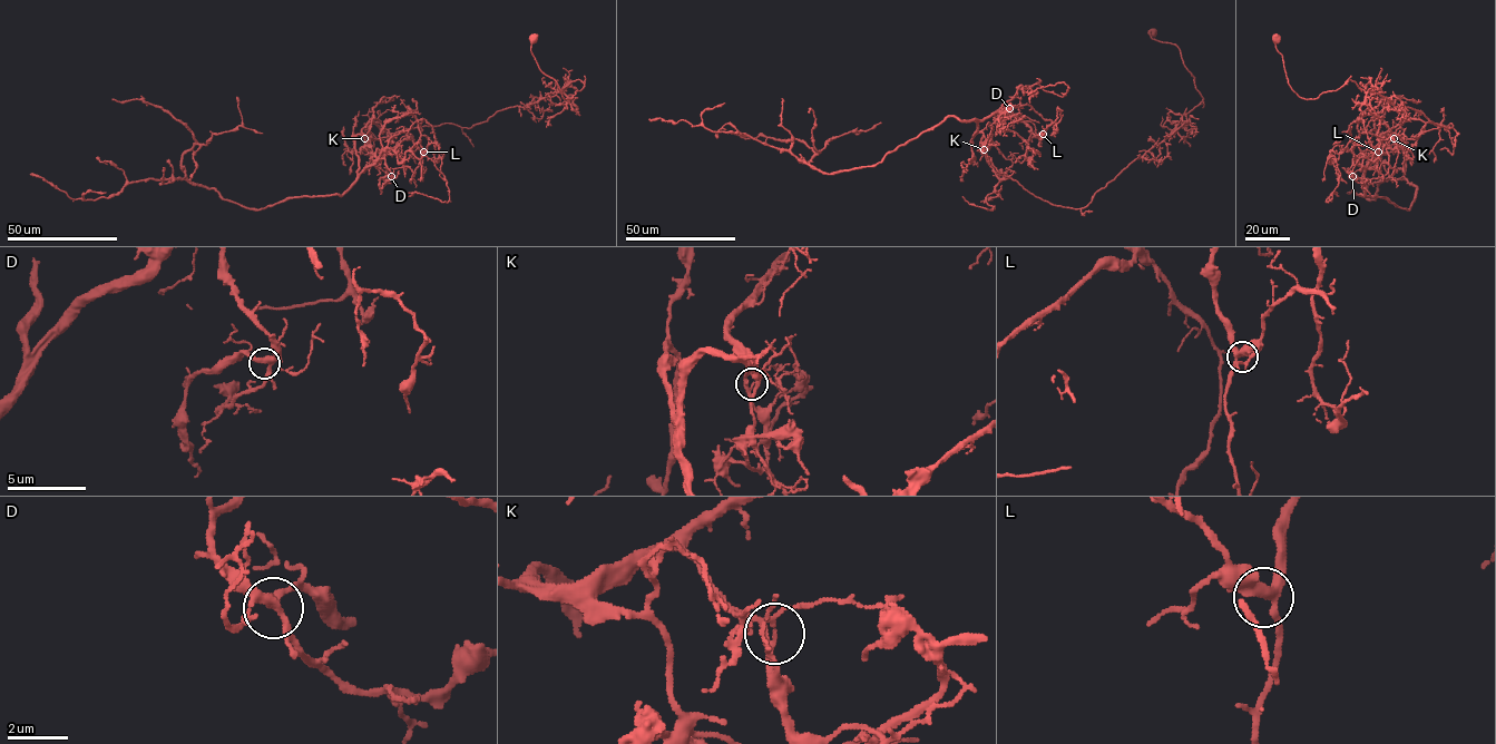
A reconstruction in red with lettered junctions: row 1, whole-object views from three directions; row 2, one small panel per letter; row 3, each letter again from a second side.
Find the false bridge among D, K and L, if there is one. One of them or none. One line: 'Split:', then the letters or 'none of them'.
Split: K

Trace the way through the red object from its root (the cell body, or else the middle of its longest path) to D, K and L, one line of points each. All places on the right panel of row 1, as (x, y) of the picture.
D: (1276, 39), (1300, 97), (1351, 80), (1453, 125), (1376, 134), (1378, 153), (1364, 174), (1353, 158), (1352, 176)
K: (1276, 39), (1288, 82), (1300, 97), (1316, 98), (1351, 80), (1396, 106), (1453, 125), (1415, 139), (1394, 138)
L: (1276, 39), (1300, 97), (1351, 80), (1453, 125), (1376, 134), (1364, 174), (1360, 117), (1379, 119), (1378, 152)

